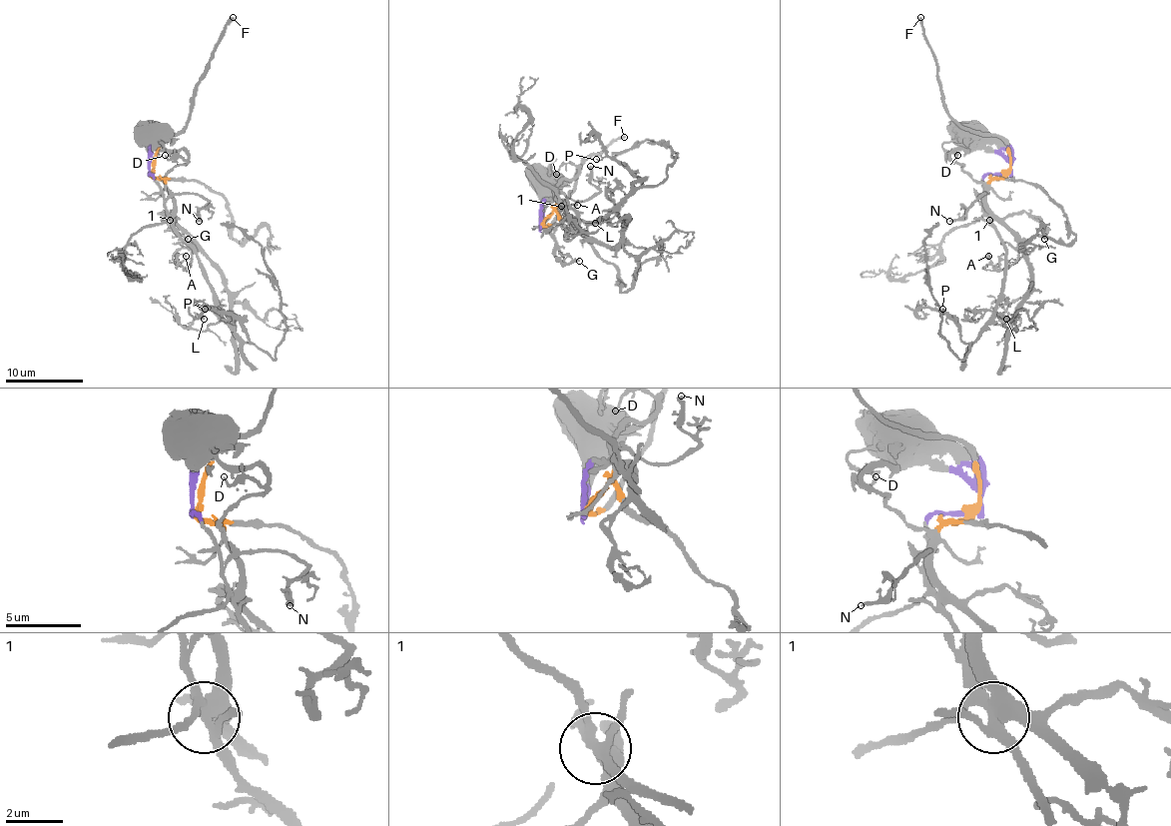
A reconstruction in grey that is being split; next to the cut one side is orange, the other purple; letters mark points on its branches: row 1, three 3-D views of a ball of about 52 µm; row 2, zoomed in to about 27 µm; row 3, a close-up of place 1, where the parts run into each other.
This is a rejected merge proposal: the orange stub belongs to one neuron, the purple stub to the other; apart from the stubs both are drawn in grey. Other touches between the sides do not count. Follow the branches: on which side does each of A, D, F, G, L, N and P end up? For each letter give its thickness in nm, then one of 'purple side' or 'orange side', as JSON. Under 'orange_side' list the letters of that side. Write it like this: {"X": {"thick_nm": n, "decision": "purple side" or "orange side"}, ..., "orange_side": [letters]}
{"A": {"thick_nm": 140, "decision": "orange side"}, "D": {"thick_nm": 100, "decision": "orange side"}, "F": {"thick_nm": 320, "decision": "orange side"}, "G": {"thick_nm": 140, "decision": "orange side"}, "L": {"thick_nm": 190, "decision": "purple side"}, "N": {"thick_nm": 190, "decision": "purple side"}, "P": {"thick_nm": 130, "decision": "purple side"}, "orange_side": ["A", "D", "F", "G"]}

